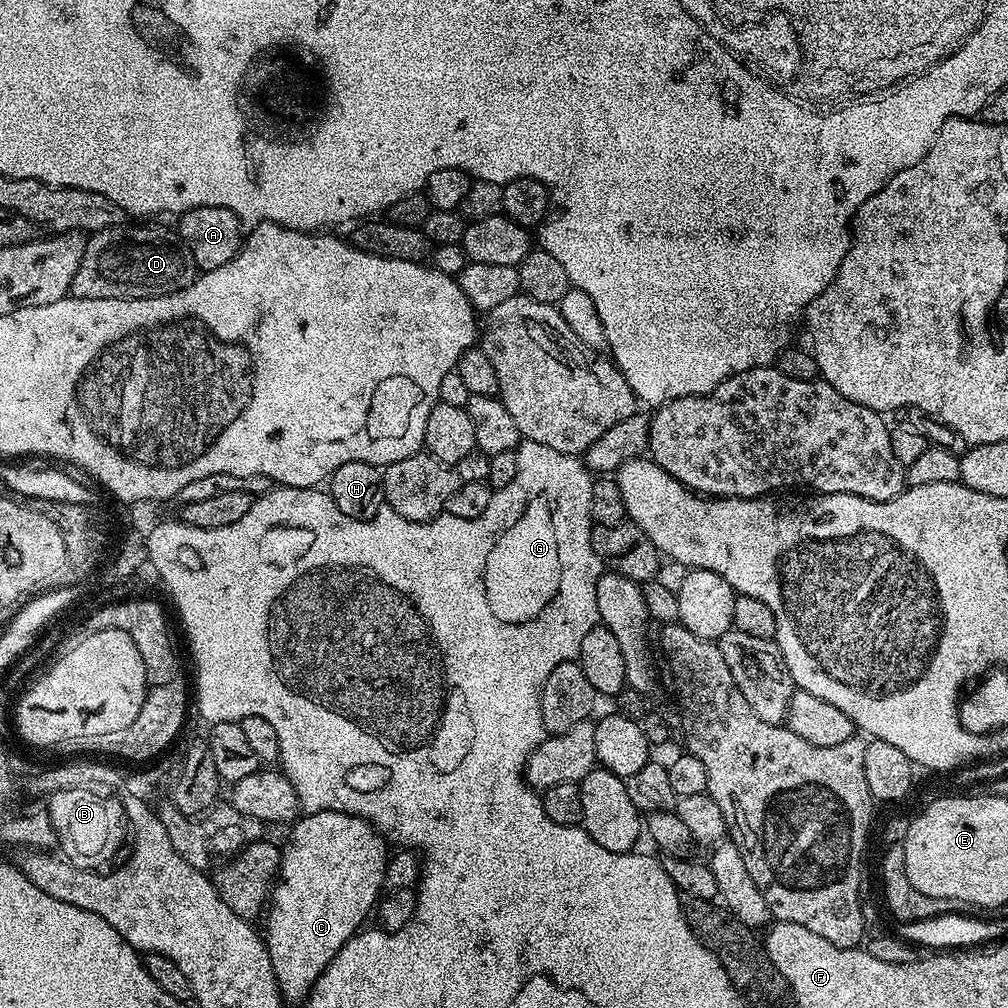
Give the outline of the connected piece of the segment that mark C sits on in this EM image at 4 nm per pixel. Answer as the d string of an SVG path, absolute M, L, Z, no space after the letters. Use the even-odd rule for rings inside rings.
M310 812L301 815L291 825L290 831L292 837L288 845L283 845L280 854L280 871L270 893L270 903L266 908L268 921L262 927L262 935L281 996L289 1005L299 1005L307 1000L314 982L318 982L338 950L342 950L350 937L365 927L364 919L373 915L385 891L383 876L386 874L390 848L371 824L345 812Z

